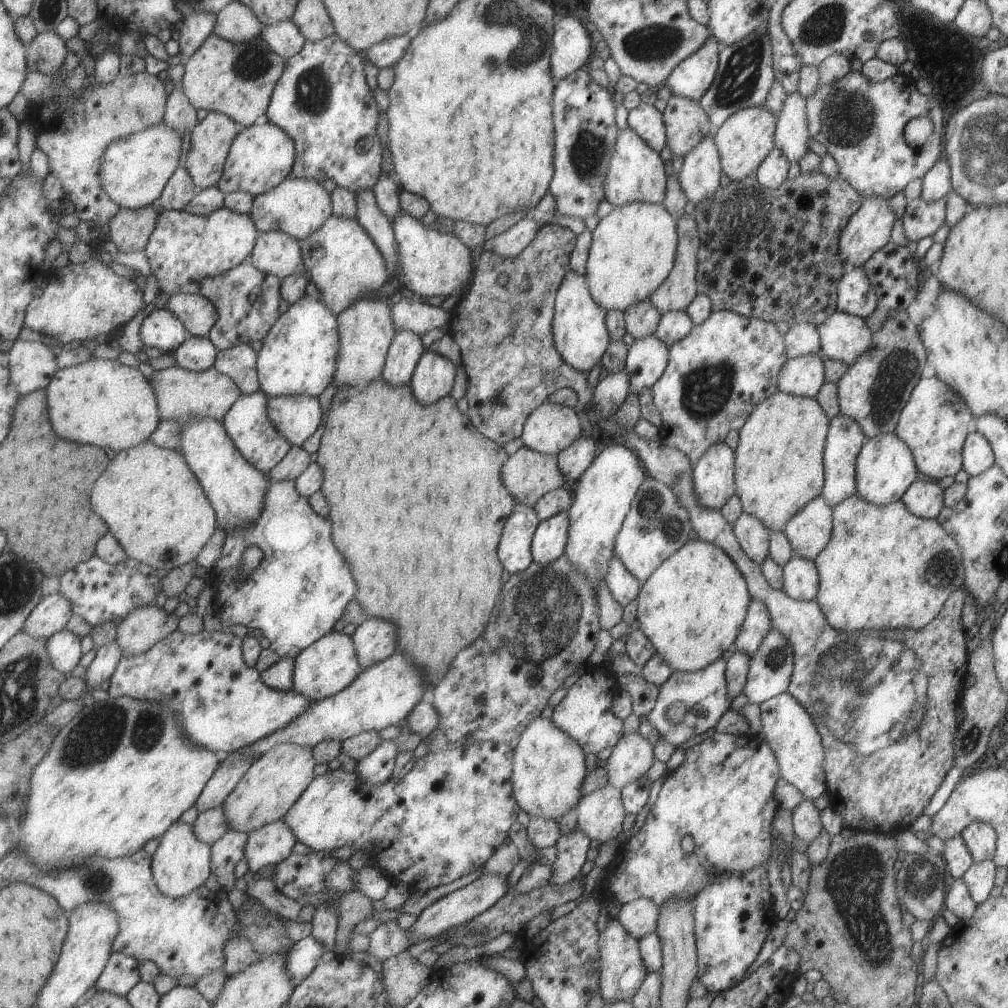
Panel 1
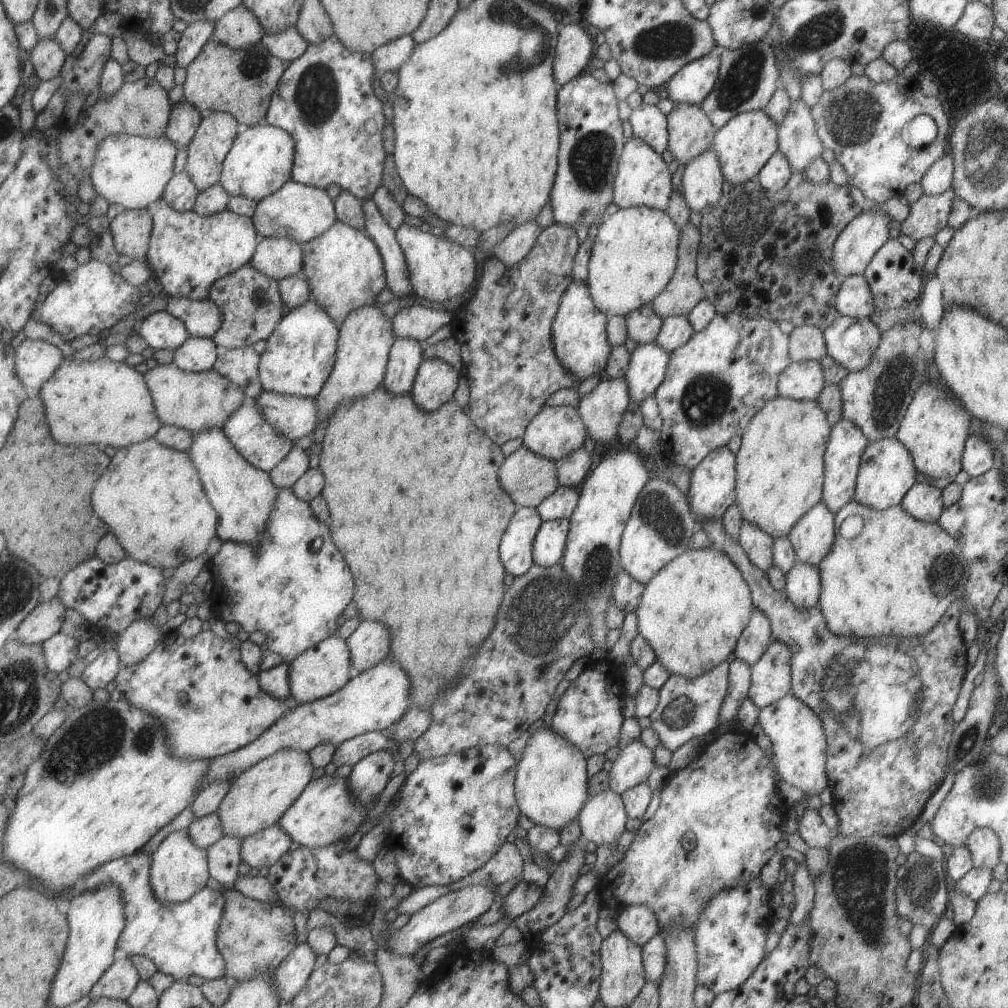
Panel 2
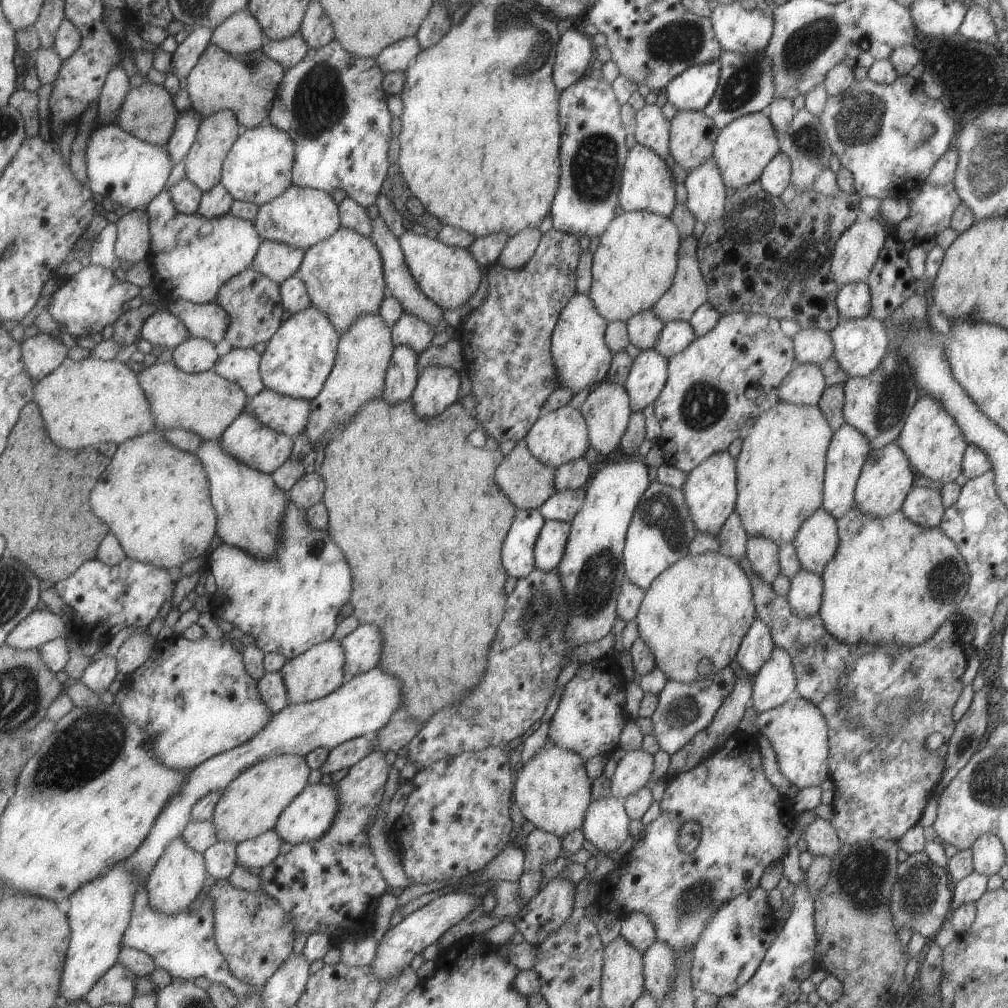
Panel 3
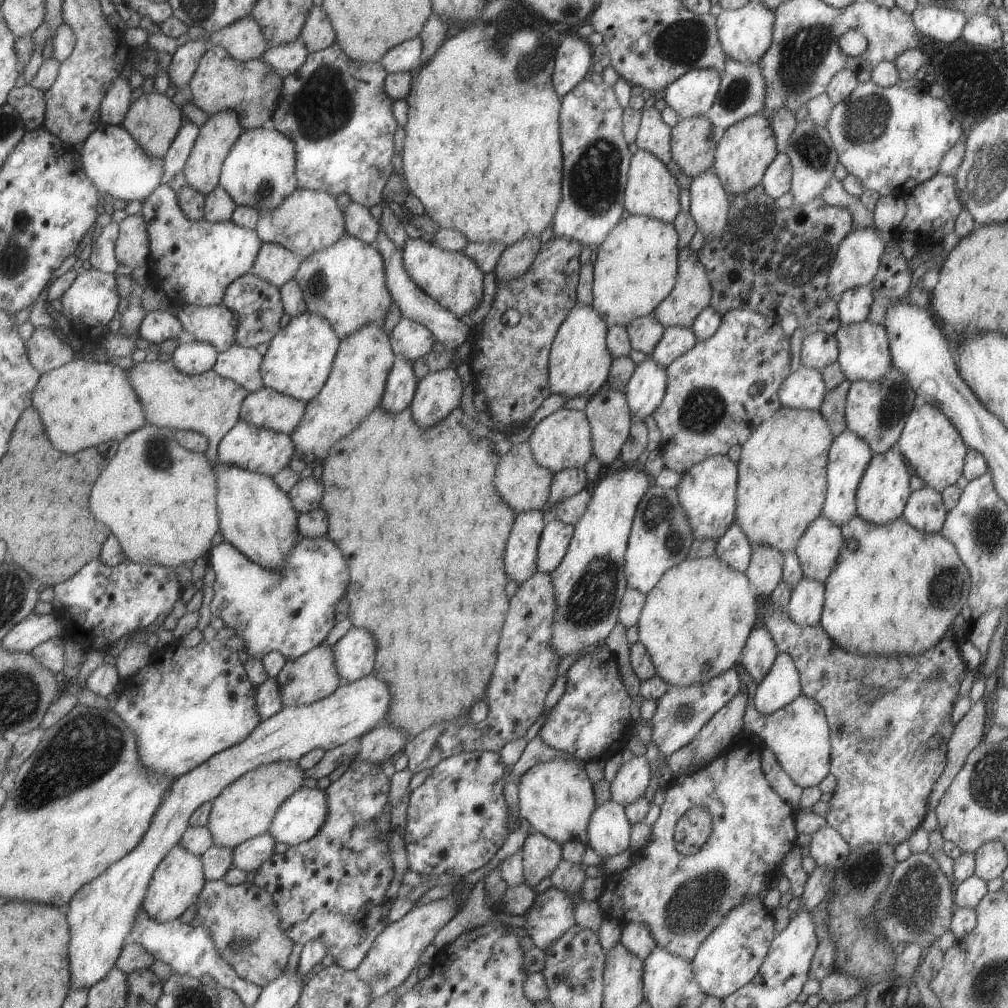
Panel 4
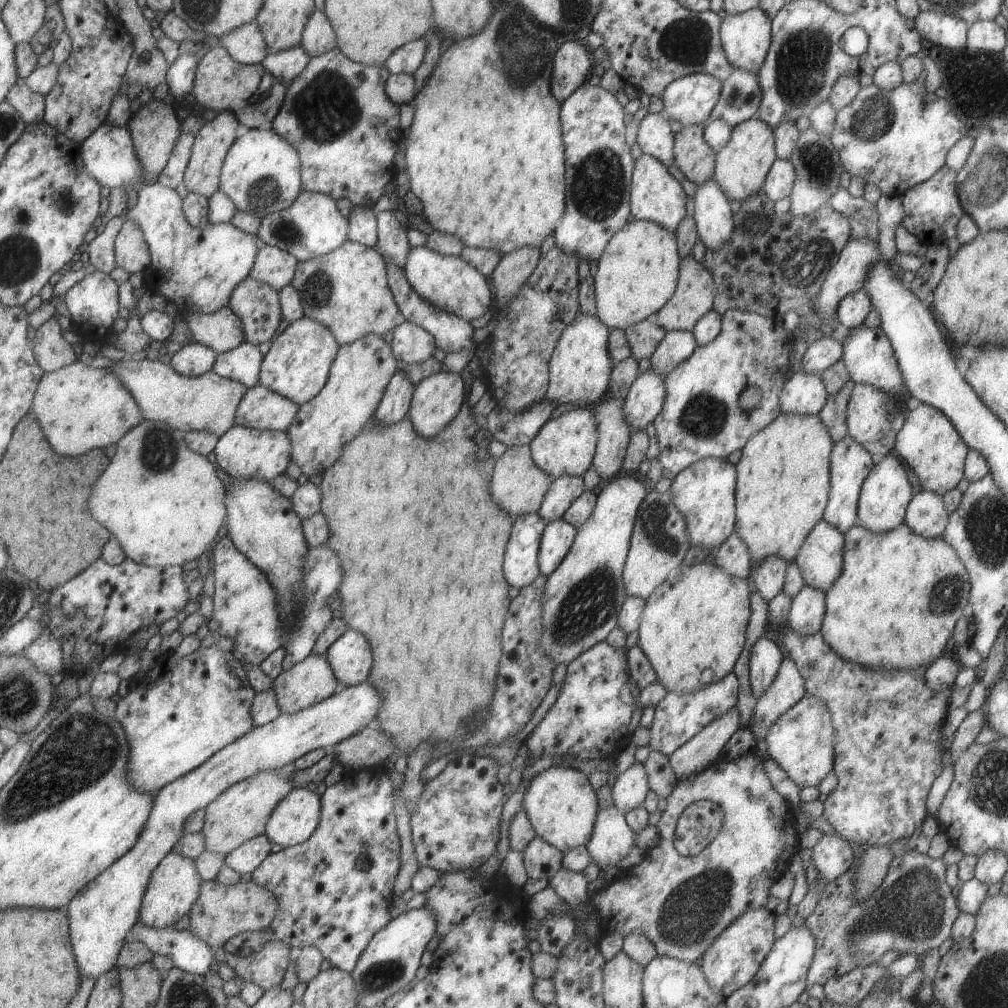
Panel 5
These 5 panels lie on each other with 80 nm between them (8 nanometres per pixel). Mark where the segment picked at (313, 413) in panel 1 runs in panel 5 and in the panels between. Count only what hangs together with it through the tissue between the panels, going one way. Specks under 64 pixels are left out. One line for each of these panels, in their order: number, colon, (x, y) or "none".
2: (292, 416)
3: (287, 415)
4: (264, 408)
5: (261, 408)

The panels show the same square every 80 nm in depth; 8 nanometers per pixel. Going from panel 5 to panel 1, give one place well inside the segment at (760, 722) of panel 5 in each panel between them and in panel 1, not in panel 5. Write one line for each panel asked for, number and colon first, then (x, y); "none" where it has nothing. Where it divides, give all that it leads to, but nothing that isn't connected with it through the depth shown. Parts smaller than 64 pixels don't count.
1: (769, 669)
2: (770, 679)
3: (775, 682)
4: (780, 685)

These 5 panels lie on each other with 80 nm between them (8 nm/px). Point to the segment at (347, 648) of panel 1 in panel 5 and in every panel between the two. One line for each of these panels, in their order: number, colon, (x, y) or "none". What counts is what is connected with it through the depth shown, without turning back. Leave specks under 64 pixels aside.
2: (323, 668)
3: (311, 675)
4: (313, 676)
5: (308, 682)

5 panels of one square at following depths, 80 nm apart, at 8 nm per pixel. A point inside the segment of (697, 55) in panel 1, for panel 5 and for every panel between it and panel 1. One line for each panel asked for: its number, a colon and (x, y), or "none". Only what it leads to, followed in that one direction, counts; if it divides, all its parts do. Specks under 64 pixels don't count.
2: (690, 85)
3: (691, 90)
4: (692, 93)
5: (689, 99)

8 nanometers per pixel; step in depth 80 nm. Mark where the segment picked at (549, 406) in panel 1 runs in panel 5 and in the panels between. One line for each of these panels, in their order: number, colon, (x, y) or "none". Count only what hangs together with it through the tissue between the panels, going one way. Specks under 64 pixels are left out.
2: (553, 432)
3: (560, 436)
4: (562, 440)
5: (565, 445)

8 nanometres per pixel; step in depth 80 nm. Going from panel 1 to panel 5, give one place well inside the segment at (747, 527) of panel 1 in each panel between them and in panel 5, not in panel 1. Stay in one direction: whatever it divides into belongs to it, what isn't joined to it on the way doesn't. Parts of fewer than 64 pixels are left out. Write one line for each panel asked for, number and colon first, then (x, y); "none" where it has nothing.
2: (757, 544)
3: (761, 553)
4: (764, 571)
5: (768, 576)

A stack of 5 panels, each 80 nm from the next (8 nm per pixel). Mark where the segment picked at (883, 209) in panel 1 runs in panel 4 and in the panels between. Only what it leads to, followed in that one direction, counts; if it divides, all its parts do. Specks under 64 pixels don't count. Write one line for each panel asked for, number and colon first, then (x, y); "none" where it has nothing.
2: (856, 244)
3: (854, 253)
4: (856, 261)

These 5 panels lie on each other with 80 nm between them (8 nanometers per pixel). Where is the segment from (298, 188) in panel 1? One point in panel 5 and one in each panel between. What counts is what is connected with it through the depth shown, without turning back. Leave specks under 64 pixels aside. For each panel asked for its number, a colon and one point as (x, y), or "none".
2: (297, 212)
3: (299, 217)
4: (307, 220)
5: (312, 226)

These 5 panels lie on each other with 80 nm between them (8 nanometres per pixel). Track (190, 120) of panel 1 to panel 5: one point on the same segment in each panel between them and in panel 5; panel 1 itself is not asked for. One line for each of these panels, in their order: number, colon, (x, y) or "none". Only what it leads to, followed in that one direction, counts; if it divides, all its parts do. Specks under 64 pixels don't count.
2: (185, 117)
3: (181, 142)
4: (177, 157)
5: (174, 174)

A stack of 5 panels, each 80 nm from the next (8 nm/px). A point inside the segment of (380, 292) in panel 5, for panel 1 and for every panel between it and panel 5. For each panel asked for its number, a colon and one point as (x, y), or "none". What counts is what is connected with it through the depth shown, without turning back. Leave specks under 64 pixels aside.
1: (343, 263)
2: (342, 267)
3: (343, 277)
4: (344, 283)

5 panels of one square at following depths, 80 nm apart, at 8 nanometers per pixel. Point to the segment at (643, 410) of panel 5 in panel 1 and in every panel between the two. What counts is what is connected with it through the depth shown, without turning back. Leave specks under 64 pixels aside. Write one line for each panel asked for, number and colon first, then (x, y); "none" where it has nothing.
1: (646, 358)
2: (648, 362)
3: (647, 376)
4: (644, 391)

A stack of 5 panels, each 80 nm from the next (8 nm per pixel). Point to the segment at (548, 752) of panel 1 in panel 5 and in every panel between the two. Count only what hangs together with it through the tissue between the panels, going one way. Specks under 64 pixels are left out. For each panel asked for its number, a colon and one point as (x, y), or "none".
2: (550, 784)
3: (552, 790)
4: (556, 797)
5: (561, 807)

